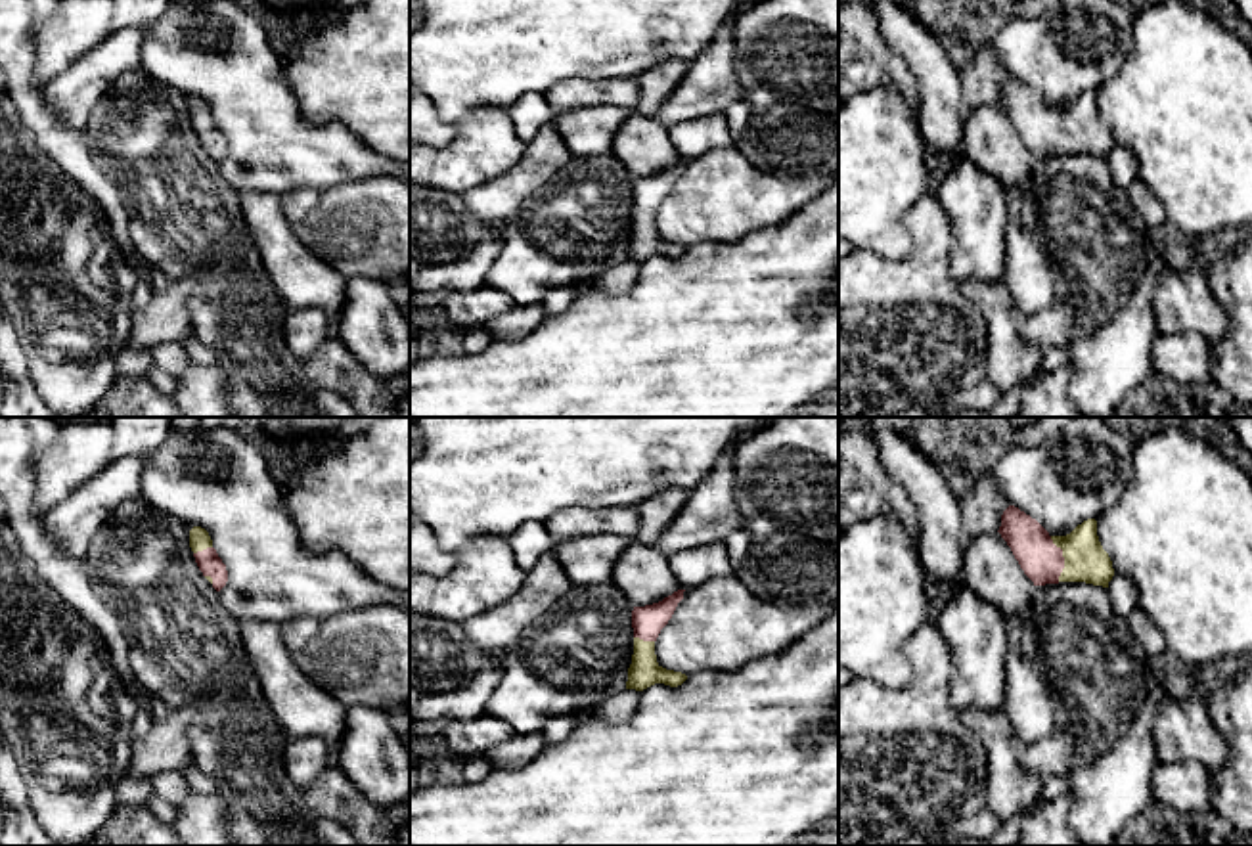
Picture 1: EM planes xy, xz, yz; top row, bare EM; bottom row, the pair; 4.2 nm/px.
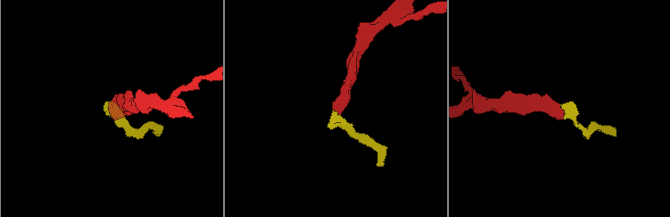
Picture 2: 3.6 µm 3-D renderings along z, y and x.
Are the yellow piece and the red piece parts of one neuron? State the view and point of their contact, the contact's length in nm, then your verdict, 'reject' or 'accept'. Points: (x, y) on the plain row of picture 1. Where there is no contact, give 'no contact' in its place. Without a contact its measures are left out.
contact yz (1065, 131); length 200 nm; accept

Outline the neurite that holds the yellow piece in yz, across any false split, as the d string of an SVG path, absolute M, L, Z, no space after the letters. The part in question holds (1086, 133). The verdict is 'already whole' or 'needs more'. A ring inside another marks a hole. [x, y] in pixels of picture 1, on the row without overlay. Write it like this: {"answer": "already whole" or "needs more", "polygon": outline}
{"answer": "needs more", "polygon": "M1009 77L997 103L1034 157L1085 153L1108 159L1114 147L1095 90L1084 92L1066 107L1051 107L1036 90Z"}

